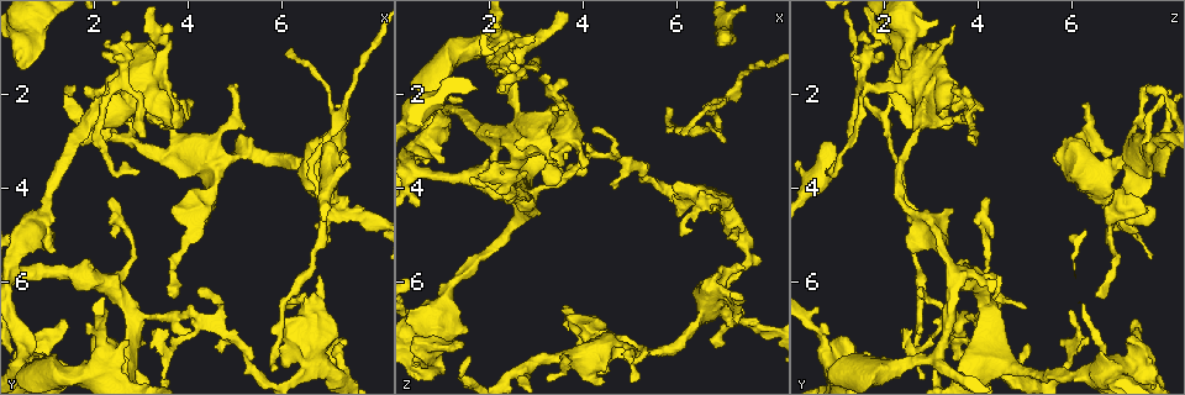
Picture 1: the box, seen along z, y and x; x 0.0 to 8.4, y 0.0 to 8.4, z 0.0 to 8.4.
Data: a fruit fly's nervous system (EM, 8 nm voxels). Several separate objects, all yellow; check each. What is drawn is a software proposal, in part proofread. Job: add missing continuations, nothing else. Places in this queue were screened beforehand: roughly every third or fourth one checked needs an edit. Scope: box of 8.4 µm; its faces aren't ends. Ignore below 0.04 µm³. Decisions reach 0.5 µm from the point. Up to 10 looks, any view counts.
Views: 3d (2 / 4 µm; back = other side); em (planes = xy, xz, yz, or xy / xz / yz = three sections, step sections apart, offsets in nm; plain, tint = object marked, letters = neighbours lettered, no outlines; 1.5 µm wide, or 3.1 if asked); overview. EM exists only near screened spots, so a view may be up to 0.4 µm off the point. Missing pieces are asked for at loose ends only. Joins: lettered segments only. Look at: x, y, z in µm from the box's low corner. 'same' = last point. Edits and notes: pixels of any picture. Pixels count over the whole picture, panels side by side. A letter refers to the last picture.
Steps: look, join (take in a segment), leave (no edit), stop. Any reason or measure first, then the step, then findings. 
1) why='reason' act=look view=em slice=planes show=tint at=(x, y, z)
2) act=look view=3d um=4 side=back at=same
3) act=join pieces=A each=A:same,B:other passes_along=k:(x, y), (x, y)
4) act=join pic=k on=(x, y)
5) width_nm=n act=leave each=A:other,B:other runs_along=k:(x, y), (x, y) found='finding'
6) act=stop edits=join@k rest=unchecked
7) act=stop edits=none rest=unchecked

why='branch stops here' act=look view=em slice=yz step=4 show=tint at=(7.45, 3.45, 5.70)

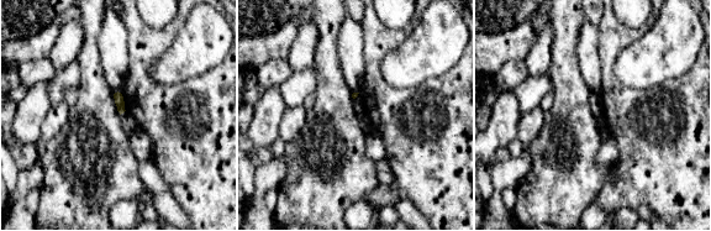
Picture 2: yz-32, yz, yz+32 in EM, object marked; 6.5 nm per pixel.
act=look view=em slice=xz step=8 show=letters at=same

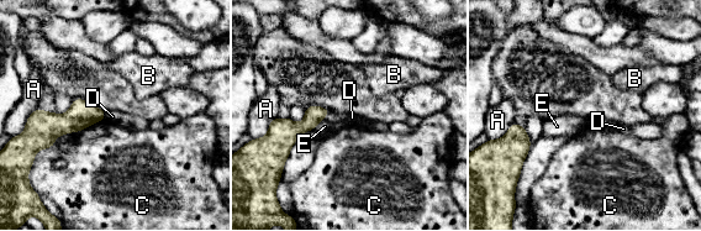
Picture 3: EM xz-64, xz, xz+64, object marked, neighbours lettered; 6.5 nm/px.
act=leave each=A:other,B:other,C:other,D:other,E:other found='none of them fits'

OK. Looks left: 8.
why='an open end' act=look view=em slice=planes show=letters at=(6.80, 5.85, 4.45)

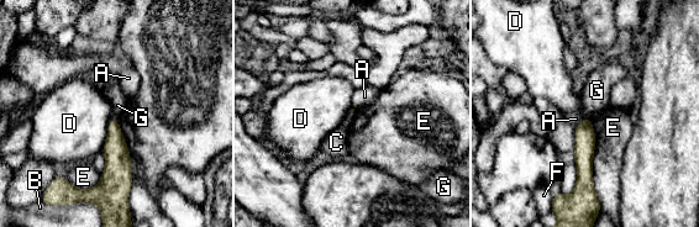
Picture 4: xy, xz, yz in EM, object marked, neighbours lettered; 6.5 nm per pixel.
act=leave each=A:other,B:other,C:other,D:other,E:other,F:other,G:other runs_along=4:(585, 121), (583, 189) found='none of them fits'

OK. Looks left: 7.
why='branch stops here' act=look view=3d um=2 side=back at=(4.75, 7.55, 4.00)

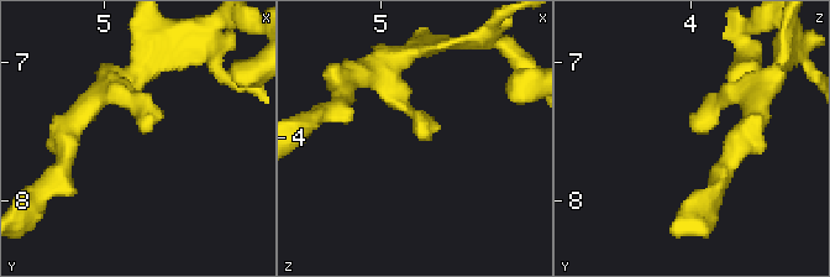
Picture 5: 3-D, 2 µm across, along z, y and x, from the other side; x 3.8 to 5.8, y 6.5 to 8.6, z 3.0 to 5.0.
why='need the tissue' act=look view=em slice=planes show=letters at=(4.74, 7.52, 3.94)

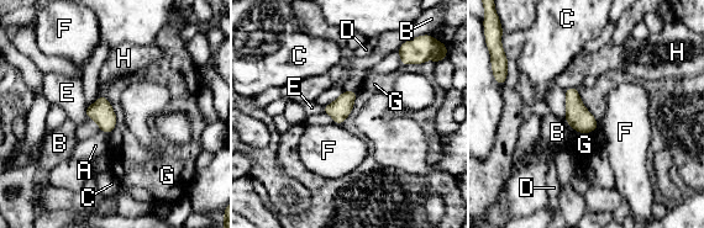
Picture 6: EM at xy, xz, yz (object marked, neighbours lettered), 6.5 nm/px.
longest_contact=G:300nm act=leave each=A:other,B:other,C:other,D:other,E:other,F:other,G:other,H:other border=6:(577, 89), (597, 122), (589, 133) found='none of them fits'

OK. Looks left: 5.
why='thin end' act=look view=3d um=4 at=(5.80, 7.95, 2.30)

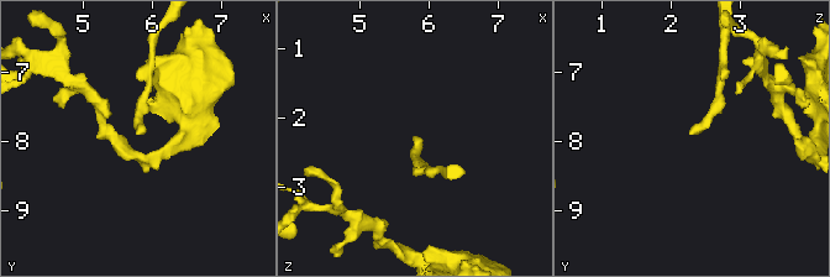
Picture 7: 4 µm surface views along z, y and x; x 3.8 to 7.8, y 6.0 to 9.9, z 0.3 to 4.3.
act=look view=em slice=yz step=8 show=tint at=(5.80, 7.90, 2.30)

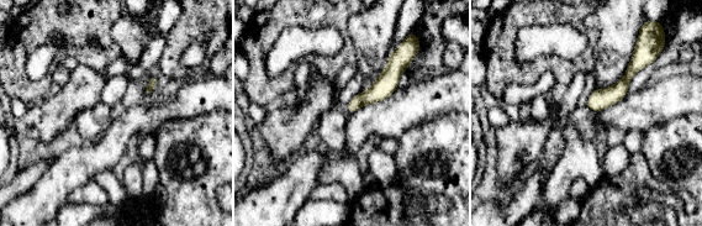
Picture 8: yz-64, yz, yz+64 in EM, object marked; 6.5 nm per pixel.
act=look view=em slice=planes show=letters at=same

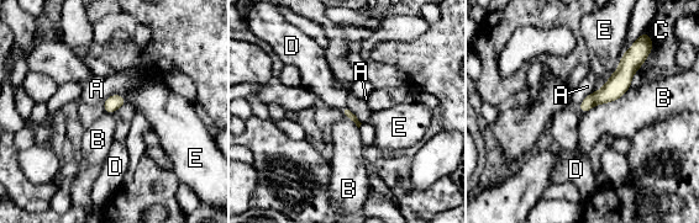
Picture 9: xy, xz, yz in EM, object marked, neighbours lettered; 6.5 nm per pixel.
act=join pieces=D each=A:other,B:other,C:other,D:same,E:other passes_along=9:(613, 90), (579, 107), (563, 125) found='it goes on there'

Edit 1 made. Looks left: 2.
act=stop edits=join@9 rest=unchecked

